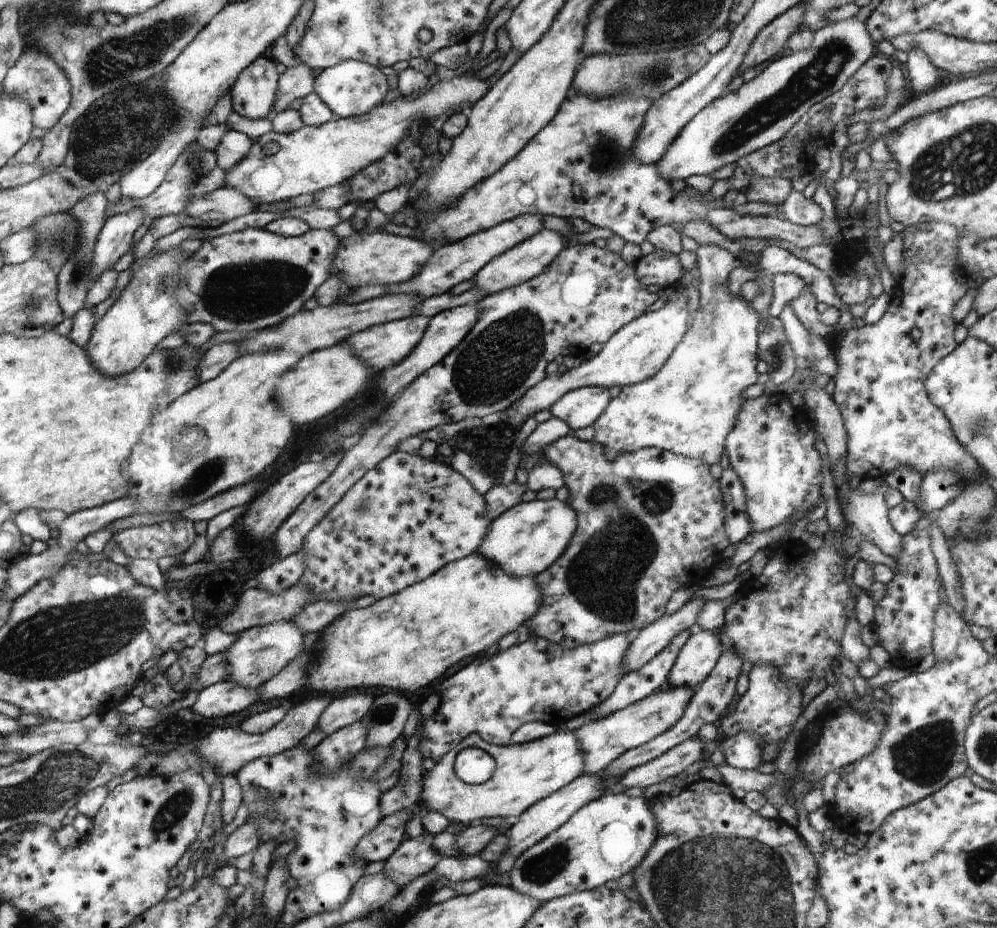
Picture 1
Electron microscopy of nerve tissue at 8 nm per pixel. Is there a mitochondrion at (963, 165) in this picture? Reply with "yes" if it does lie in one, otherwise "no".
yes

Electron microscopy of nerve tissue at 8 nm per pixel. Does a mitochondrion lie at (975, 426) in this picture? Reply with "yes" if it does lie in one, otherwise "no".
yes

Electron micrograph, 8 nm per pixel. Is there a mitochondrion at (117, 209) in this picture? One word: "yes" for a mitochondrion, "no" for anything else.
no

